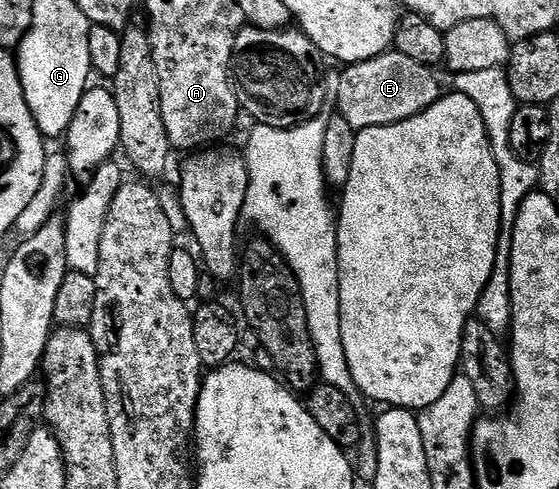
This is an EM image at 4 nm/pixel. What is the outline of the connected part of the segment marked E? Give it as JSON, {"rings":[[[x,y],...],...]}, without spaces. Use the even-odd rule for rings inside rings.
{"rings":[[[398,52],[379,54],[364,62],[348,65],[339,78],[338,113],[355,131],[392,126],[425,112],[441,97],[436,71]]]}

